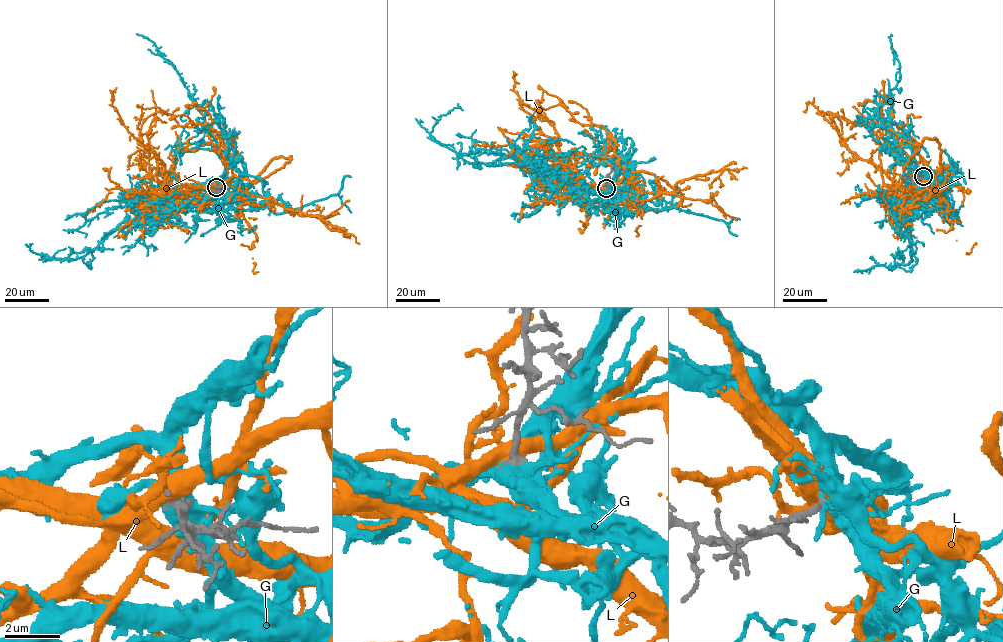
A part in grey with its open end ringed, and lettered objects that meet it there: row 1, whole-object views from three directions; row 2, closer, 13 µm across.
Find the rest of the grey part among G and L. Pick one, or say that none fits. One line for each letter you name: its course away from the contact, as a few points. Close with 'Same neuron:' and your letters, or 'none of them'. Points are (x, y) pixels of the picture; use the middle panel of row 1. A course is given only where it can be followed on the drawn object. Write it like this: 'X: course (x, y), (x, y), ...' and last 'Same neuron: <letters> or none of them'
G: course (606, 188), (609, 193), (575, 188), (538, 160), (463, 159), (430, 133), (441, 115), (462, 110)
Same neuron: G

